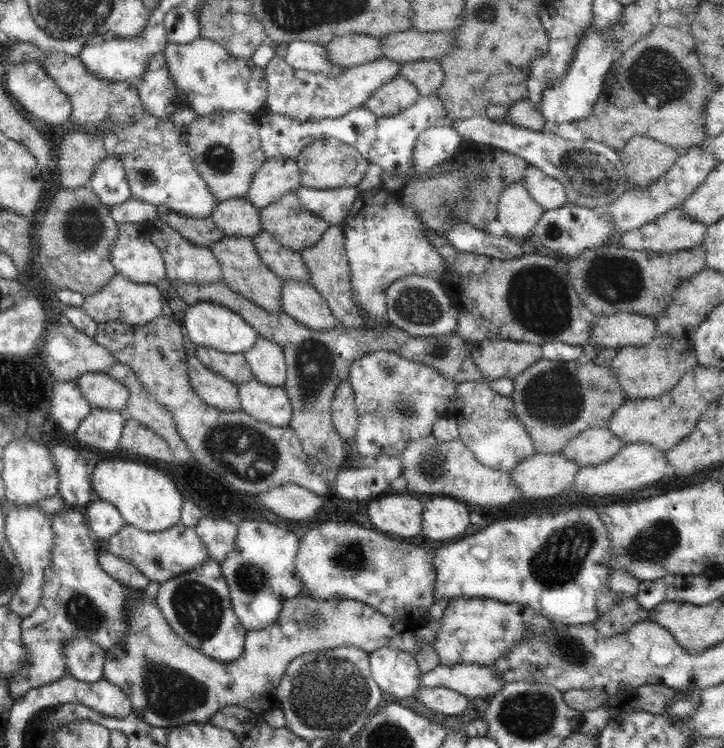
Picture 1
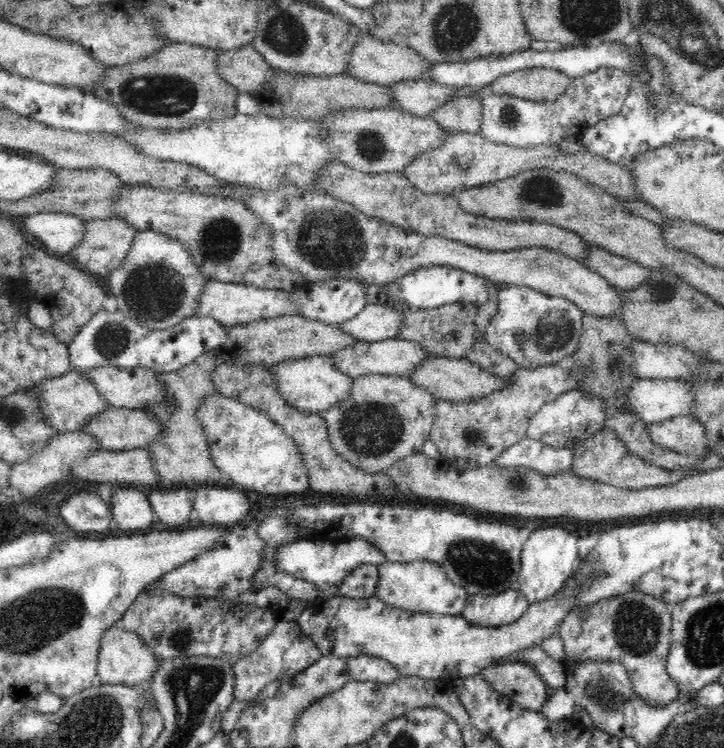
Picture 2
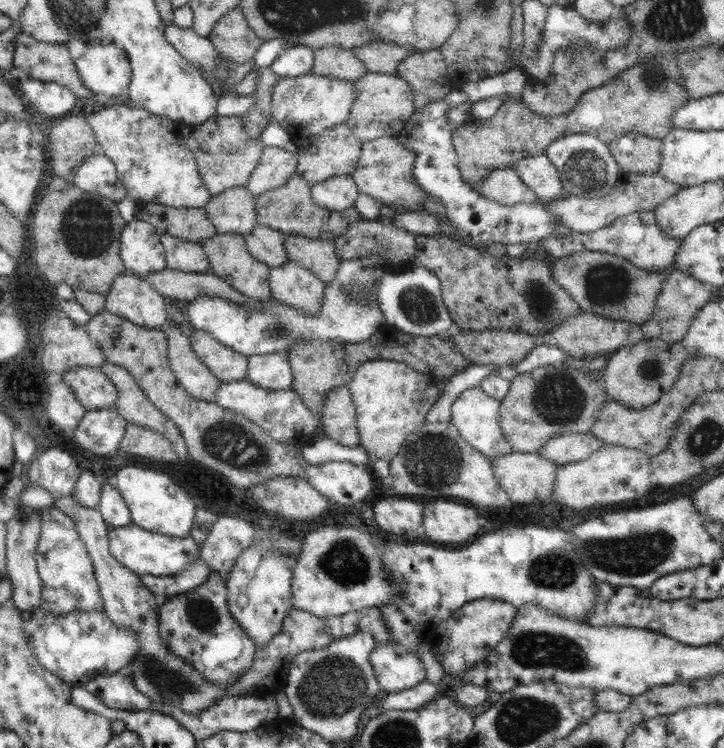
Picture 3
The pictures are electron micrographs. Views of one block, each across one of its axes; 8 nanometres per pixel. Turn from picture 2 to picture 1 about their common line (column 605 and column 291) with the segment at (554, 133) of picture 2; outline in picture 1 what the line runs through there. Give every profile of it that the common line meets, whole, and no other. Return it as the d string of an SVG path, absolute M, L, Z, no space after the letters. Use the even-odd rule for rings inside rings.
M282 52L275 55L265 66L267 98L264 108L271 117L278 115L294 118L300 122L318 122L322 118L340 118L354 108L364 105L382 84L399 74L400 65L384 56L374 62L350 66L340 75L314 74L306 70L295 70L286 61Z

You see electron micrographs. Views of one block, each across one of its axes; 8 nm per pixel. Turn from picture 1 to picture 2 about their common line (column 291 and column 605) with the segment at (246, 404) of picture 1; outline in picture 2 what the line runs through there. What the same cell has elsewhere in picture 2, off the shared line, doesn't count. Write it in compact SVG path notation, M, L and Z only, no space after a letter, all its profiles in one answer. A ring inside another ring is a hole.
M580 389L560 394L554 402L548 402L529 420L526 436L540 440L548 446L573 449L602 430L606 422L606 405L602 399L586 395Z

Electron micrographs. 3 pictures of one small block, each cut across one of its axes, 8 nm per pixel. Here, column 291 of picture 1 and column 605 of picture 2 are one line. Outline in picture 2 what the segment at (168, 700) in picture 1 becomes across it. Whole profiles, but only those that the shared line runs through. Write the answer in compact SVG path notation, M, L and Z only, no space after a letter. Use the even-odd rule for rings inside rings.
M633 591L603 599L584 609L576 608L559 626L570 662L619 662L624 665L636 695L648 706L666 706L678 698L679 686L667 672L671 649L671 605L648 594Z

